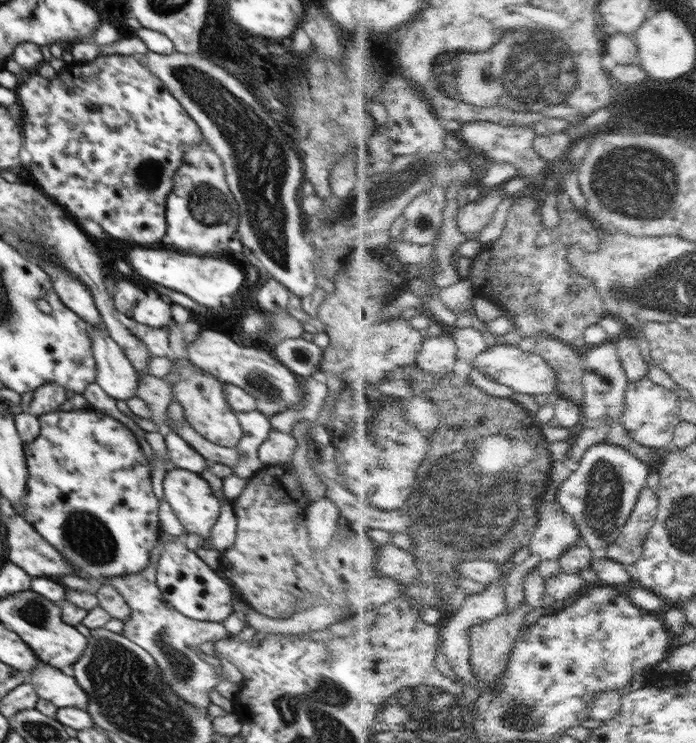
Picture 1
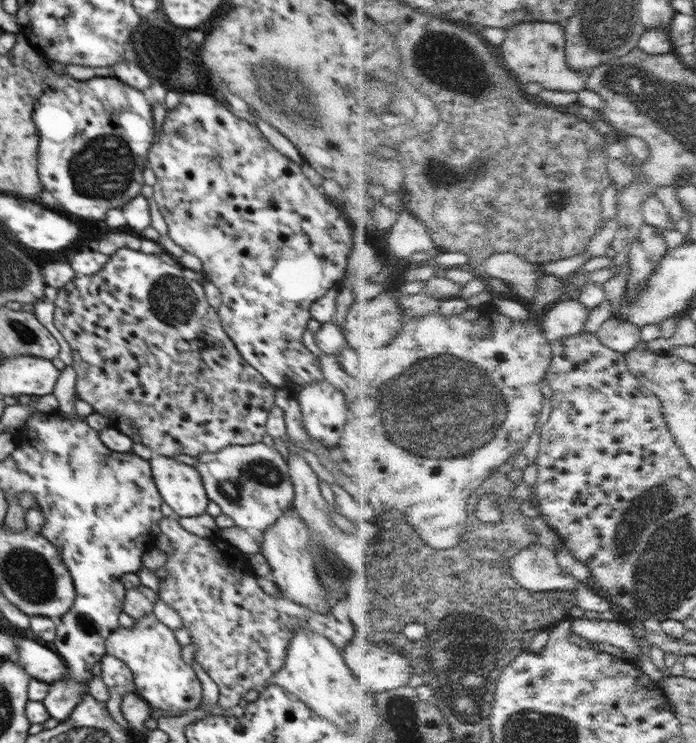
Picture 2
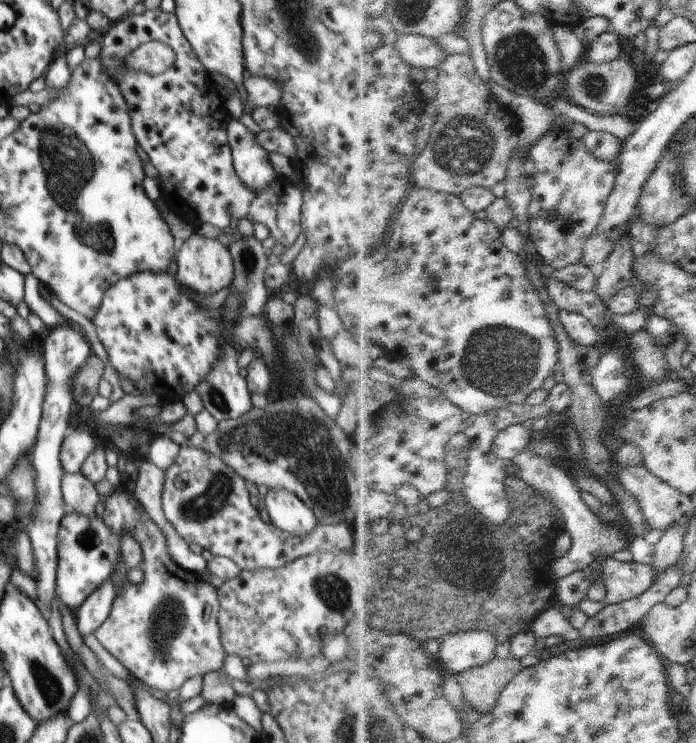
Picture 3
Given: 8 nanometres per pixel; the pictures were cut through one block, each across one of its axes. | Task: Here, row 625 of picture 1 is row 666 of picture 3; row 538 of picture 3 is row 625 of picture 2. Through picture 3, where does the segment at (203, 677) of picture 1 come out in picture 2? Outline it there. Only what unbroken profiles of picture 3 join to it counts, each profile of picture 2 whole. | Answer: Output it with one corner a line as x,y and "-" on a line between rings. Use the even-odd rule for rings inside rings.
154,614
137,620
133,628
119,626
106,641
106,652
124,661
132,671
136,694
151,707
164,712
197,709
203,701
201,682
194,669
182,659
182,645
174,632
159,622

